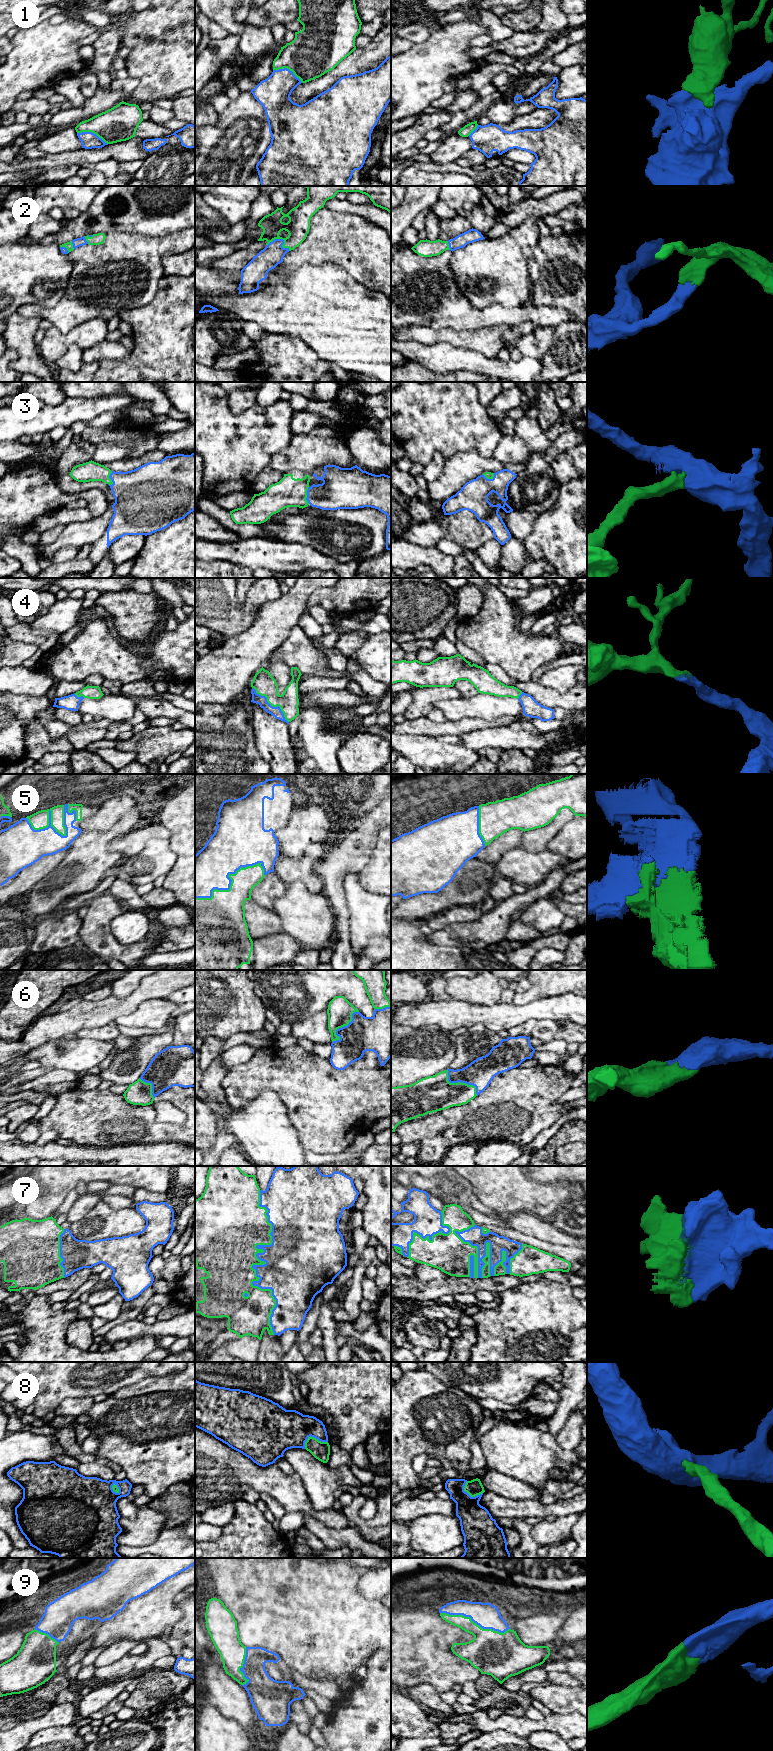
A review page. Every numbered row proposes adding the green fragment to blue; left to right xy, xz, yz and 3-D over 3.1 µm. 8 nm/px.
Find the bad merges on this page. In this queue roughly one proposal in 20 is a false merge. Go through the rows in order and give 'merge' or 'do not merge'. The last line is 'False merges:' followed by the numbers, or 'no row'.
1: do not merge
2: merge
3: merge
4: merge
5: merge
6: merge
7: merge
8: merge
9: merge
False merges: 1

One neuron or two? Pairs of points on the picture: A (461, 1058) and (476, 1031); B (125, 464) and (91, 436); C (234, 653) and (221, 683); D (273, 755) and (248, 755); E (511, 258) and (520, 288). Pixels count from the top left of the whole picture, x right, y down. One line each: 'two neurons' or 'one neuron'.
A: one neuron
B: two neurons
C: one neuron
D: two neurons
E: one neuron

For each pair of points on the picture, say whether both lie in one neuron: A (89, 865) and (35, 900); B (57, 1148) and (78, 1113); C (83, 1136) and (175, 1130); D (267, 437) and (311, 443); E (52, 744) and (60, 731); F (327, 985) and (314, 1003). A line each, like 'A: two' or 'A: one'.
A: one
B: two
C: one
D: two
E: two
F: one

